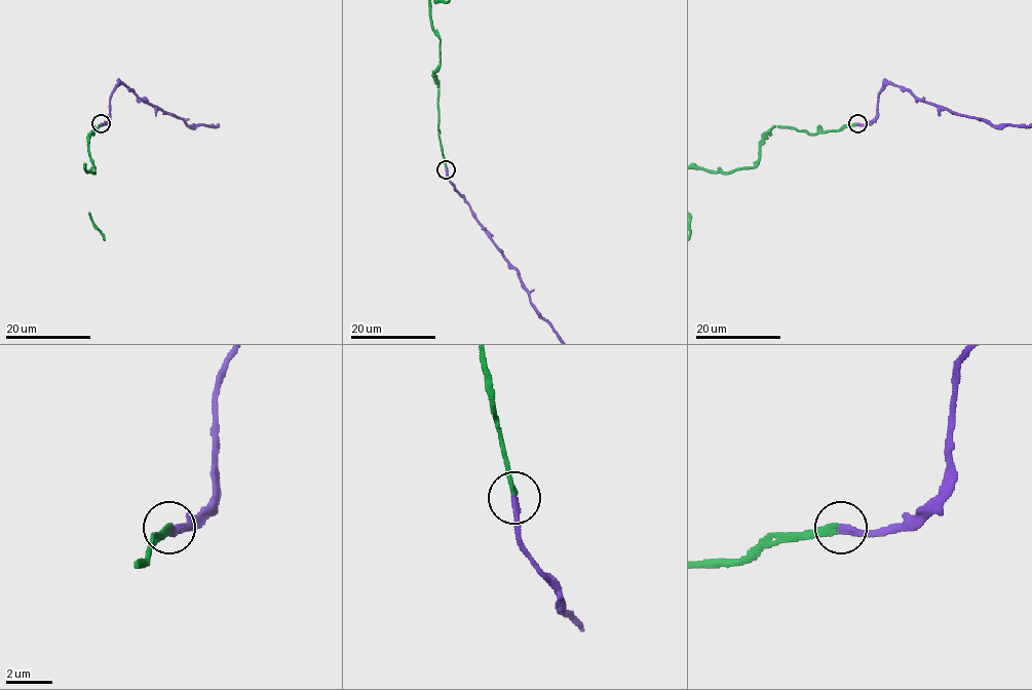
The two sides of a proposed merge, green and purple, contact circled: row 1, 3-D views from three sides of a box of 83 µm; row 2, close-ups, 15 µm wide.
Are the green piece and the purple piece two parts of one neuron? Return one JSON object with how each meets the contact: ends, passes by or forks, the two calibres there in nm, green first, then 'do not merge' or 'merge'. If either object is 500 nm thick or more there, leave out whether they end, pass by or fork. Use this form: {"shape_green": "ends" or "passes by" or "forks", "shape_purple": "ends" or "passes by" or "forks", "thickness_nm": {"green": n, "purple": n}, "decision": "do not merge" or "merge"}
{"shape_green": "ends", "shape_purple": "ends", "thickness_nm": {"green": 260, "purple": 320}, "decision": "merge"}

